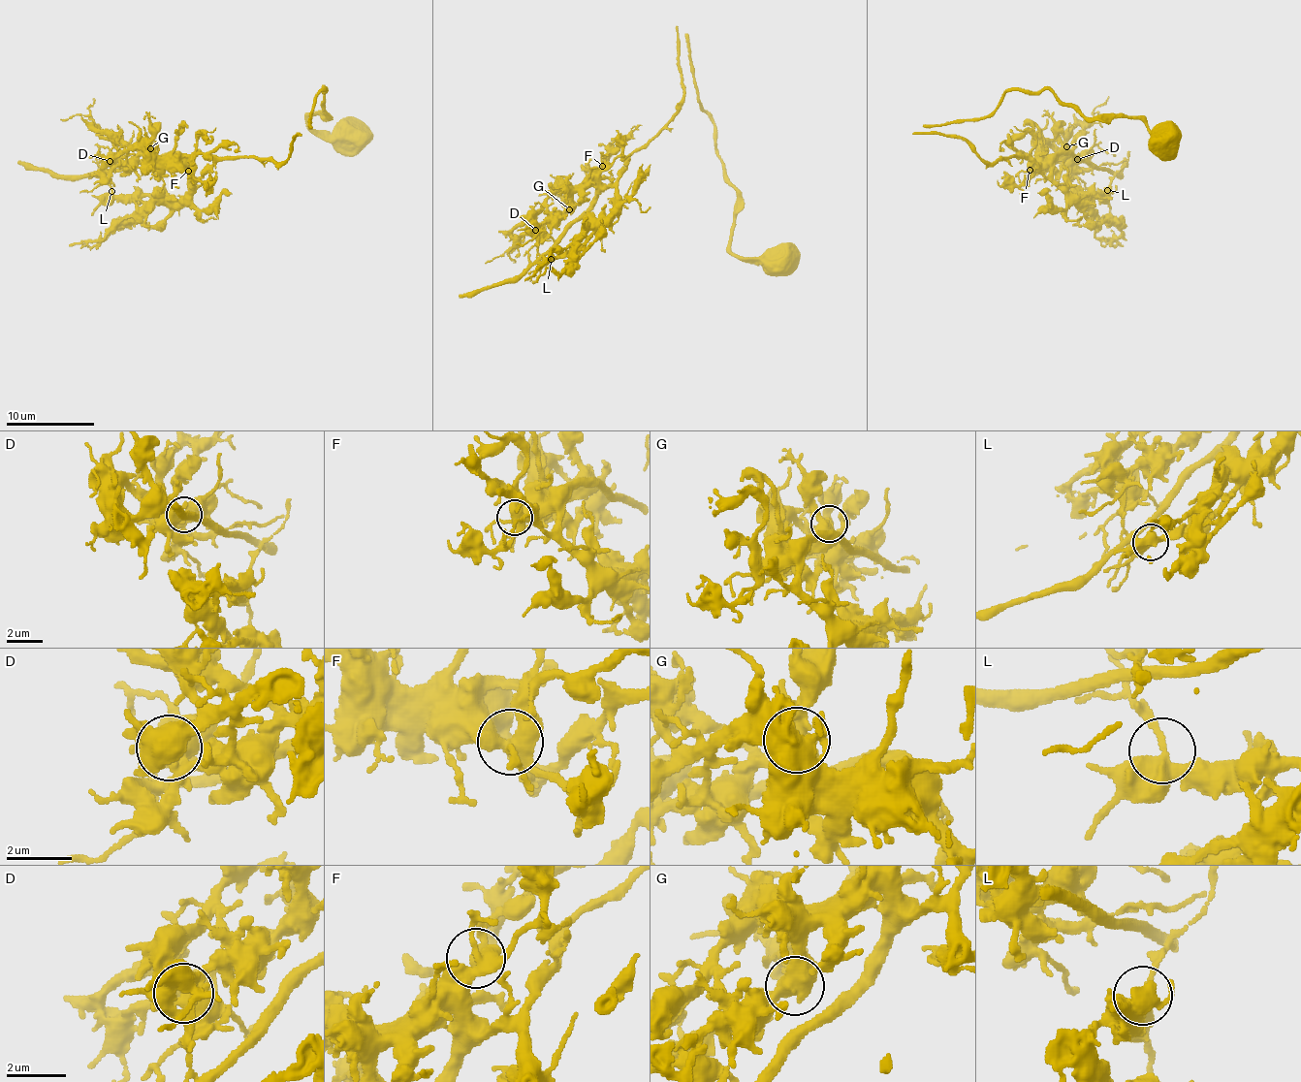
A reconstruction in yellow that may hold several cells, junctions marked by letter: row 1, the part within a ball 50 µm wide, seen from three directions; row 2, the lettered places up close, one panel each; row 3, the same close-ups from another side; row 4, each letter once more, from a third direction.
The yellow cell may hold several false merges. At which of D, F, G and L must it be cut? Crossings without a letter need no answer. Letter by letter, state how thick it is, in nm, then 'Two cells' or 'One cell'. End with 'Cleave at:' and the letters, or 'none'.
D: Thickness 360 nm. One cell
F: Thickness 480 nm. One cell
G: Thickness 440 nm. One cell
L: Thickness 320 nm. One cell
Cleave at: none

